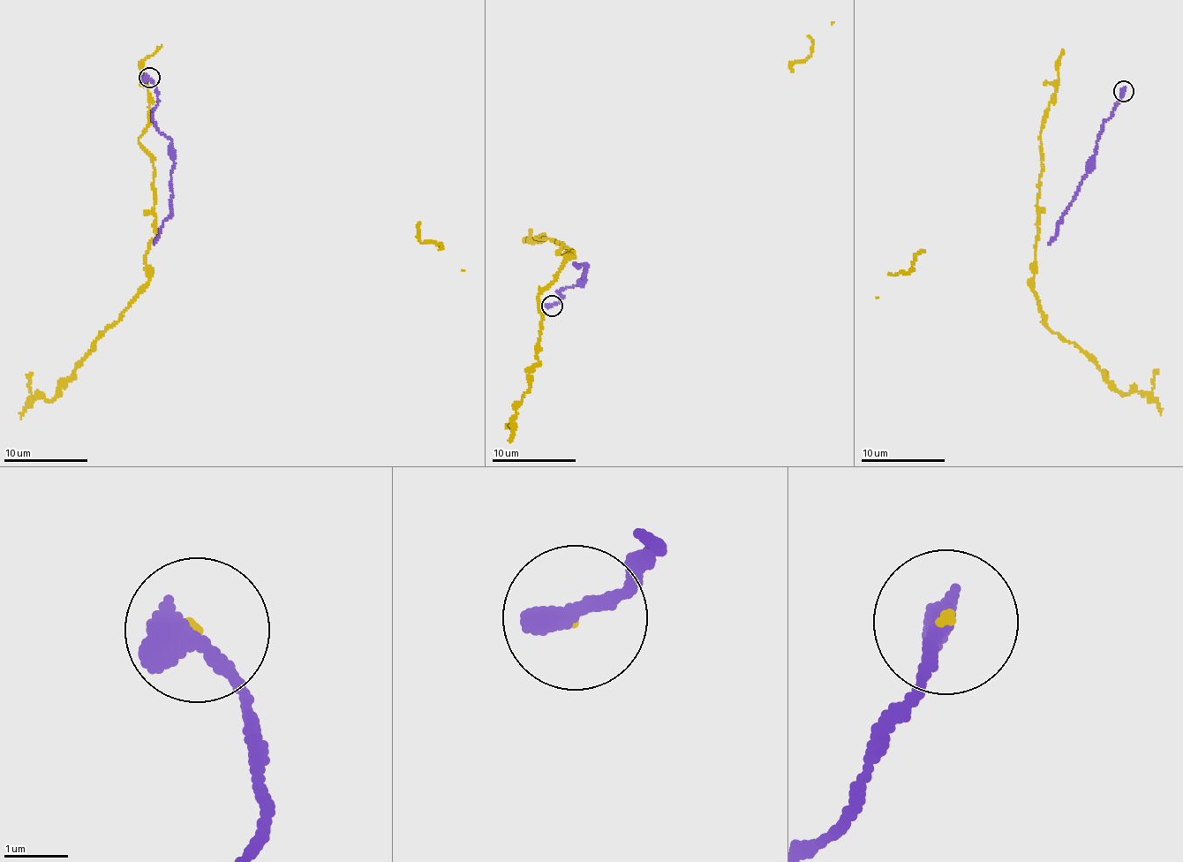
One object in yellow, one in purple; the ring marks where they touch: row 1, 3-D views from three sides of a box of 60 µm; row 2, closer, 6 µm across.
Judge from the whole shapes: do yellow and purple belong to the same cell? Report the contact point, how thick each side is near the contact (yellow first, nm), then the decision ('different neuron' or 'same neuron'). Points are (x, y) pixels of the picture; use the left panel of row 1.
(149, 77) | 50/480 nm | different neuron

